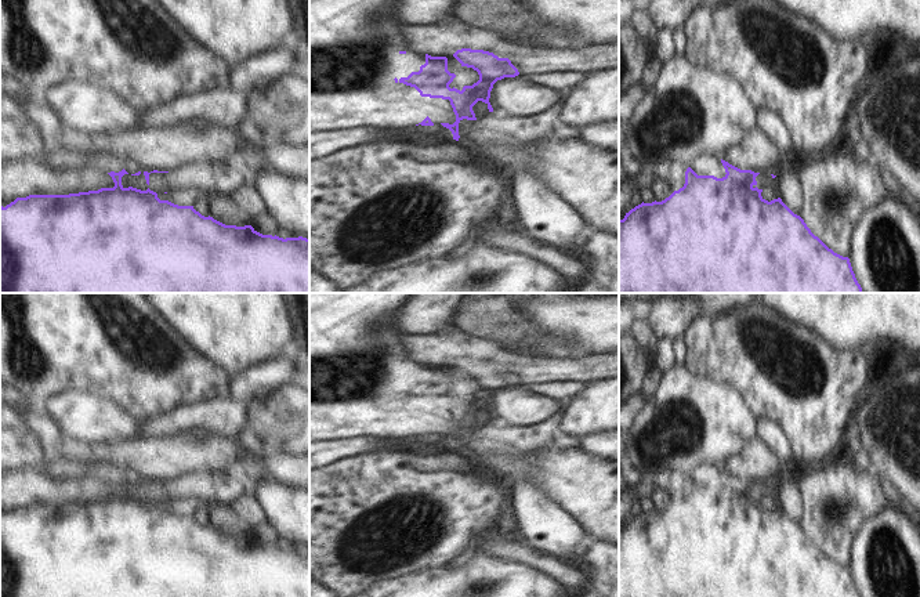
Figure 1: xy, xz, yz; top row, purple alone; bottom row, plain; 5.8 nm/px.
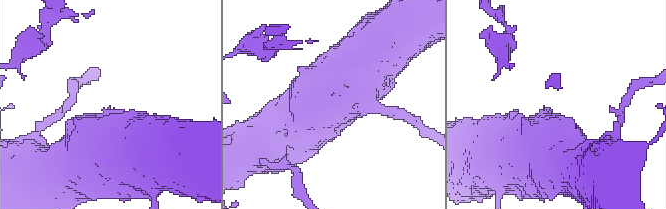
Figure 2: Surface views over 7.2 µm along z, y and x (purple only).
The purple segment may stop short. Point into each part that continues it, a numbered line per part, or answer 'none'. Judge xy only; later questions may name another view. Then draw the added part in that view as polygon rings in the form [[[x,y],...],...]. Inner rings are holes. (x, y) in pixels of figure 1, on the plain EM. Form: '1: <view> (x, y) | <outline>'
none

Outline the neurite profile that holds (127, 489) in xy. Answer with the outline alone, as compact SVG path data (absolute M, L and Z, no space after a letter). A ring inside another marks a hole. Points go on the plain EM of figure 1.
M142 480L140 485L124 484L122 486L122 495L123 498L133 496L141 500L146 500L149 498Z

